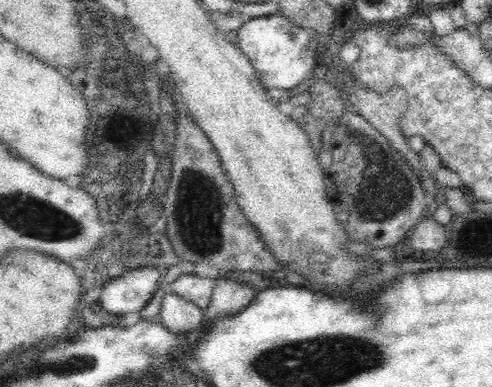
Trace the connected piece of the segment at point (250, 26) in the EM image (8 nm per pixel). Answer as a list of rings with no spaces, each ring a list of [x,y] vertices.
[[[282,13],[247,18],[236,29],[236,36],[236,46],[248,57],[261,86],[267,89],[284,88],[287,92],[289,88],[304,82],[308,74],[317,71],[316,50],[310,32]]]

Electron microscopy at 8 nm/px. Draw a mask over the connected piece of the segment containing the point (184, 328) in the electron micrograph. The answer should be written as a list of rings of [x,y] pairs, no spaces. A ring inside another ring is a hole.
[[[168,292],[162,297],[160,323],[175,334],[188,333],[198,328],[204,320],[204,312],[198,306]]]

